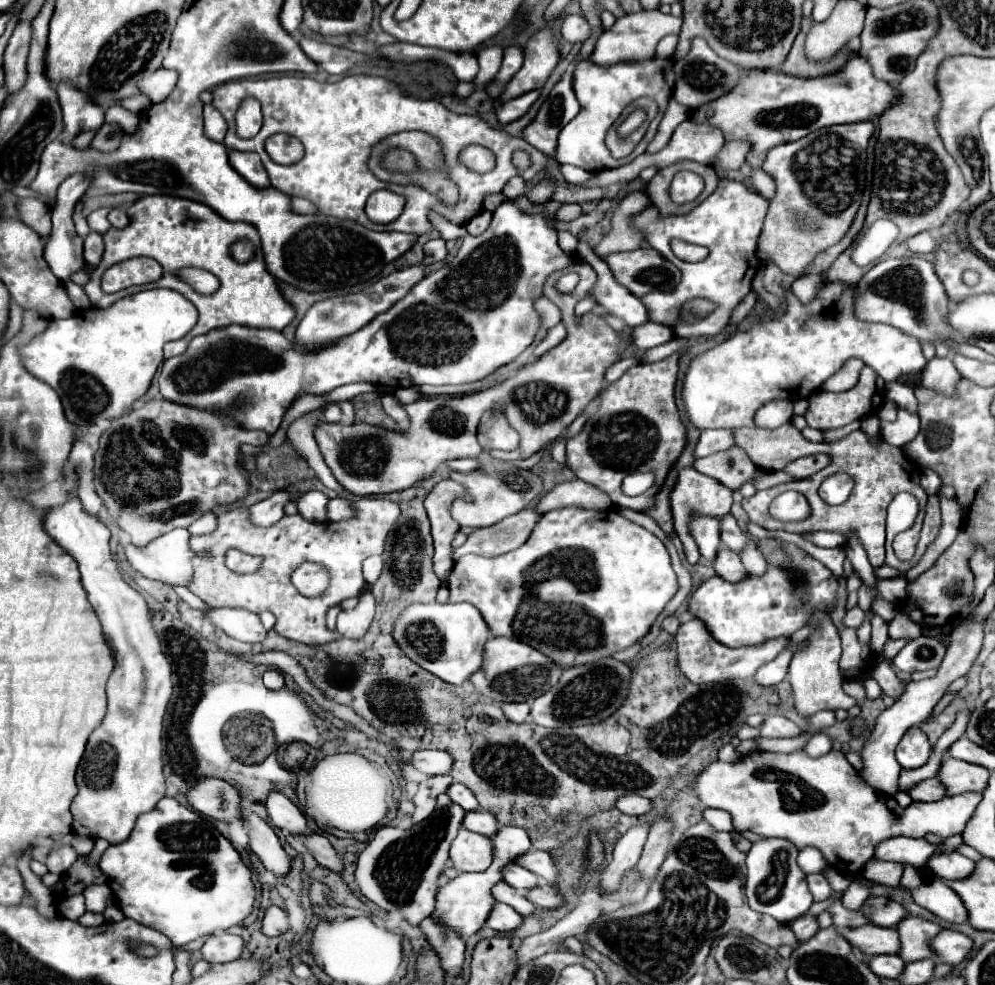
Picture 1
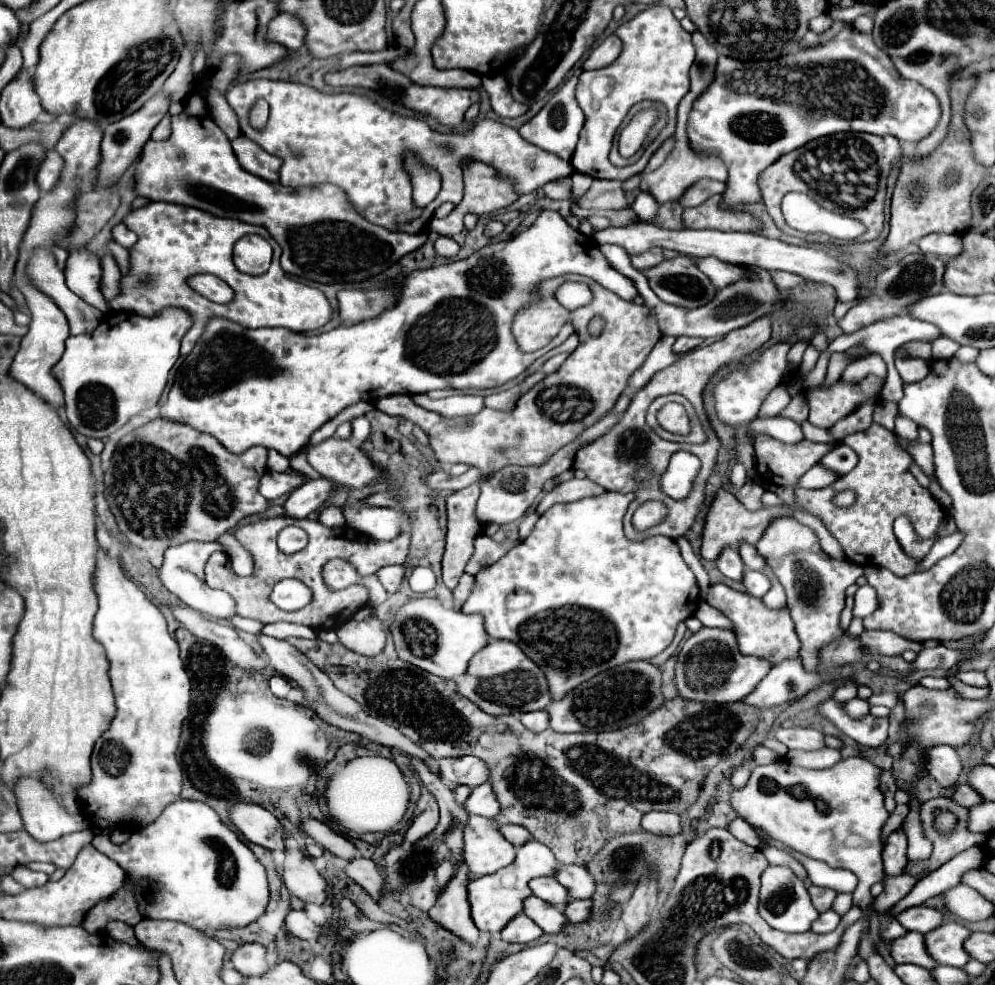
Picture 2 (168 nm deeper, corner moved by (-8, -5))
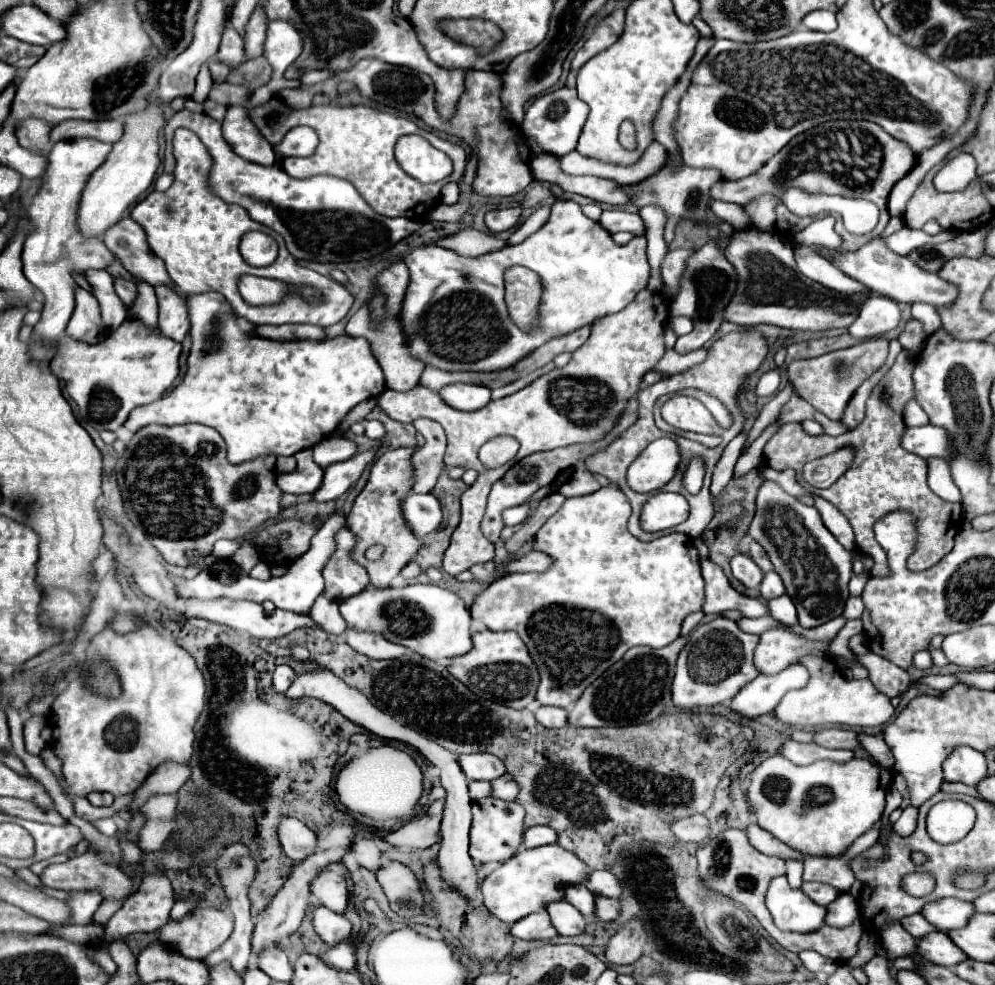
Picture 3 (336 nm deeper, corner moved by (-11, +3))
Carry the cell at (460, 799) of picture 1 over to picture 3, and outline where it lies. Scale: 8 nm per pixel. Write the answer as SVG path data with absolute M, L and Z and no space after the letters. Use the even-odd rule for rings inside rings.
M503 774L501 778L491 780L491 796L501 798L501 800L515 800L519 792L519 786L513 782L509 774Z

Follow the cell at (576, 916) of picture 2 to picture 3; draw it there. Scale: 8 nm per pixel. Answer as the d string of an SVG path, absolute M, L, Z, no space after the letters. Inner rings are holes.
M597 896L597 920L615 920L619 916L619 902L615 898Z

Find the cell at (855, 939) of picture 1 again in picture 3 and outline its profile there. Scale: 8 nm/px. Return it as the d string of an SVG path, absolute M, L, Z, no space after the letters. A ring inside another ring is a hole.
M935 932L935 934L927 934L925 938L919 938L915 954L919 954L927 962L933 962L945 968L951 968L961 960L965 960L965 954L957 950L953 942L949 942L949 936L945 932Z

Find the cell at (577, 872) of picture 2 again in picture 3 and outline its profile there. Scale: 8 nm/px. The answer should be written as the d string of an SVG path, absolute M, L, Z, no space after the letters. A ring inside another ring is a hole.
M591 870L589 878L583 882L587 890L593 890L595 896L611 896L617 898L621 894L621 886L617 878L609 870Z

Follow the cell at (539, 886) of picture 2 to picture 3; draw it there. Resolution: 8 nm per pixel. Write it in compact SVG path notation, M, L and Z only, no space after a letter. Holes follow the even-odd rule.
M581 884L581 886L565 886L565 900L573 904L585 918L593 918L593 894Z

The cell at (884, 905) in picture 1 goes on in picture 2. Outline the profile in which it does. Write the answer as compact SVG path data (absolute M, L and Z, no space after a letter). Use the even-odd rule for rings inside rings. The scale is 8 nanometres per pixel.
M926 906L908 908L908 910L900 912L896 918L898 918L898 922L902 926L906 926L906 930L910 930L910 928L926 928L926 930L918 930L920 934L928 934L928 932L932 932L938 926L944 924L944 914L940 910L926 908Z

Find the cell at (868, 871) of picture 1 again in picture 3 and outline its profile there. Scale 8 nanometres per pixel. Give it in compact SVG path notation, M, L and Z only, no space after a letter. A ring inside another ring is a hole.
M907 806L907 808L902 812L901 820L903 828L896 830L897 835L903 838L905 838L905 836L911 836L917 824L917 808Z

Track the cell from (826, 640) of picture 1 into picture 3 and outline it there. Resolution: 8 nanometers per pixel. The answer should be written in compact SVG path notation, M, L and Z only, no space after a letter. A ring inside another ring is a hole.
M763 482L749 536L767 550L775 572L781 576L797 608L799 626L815 628L843 612L849 598L847 584L853 576L853 552L847 552L835 540L813 506L797 502L797 498L783 492L775 482Z

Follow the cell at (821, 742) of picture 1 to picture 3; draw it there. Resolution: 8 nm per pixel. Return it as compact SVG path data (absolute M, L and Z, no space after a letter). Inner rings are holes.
M787 740L783 744L783 756L791 760L793 764L813 764L815 760L835 760L835 762L847 762L853 758L851 750L831 750L831 748L821 748L819 744L803 744L795 740Z

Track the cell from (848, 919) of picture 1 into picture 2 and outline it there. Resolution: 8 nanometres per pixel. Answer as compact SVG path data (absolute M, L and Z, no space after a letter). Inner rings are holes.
M882 918L882 926L880 926L880 934L886 938L886 940L896 940L900 936L904 936L908 930L896 920L896 918Z

